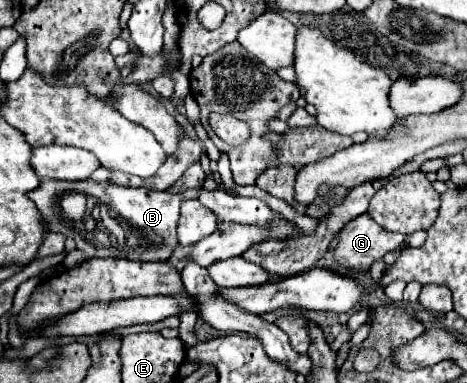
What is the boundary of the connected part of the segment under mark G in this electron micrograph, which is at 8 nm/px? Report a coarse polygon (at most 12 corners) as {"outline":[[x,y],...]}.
{"outline":[[367,212],[347,222],[335,258],[355,270],[403,246],[423,246],[409,236],[381,228]]}

